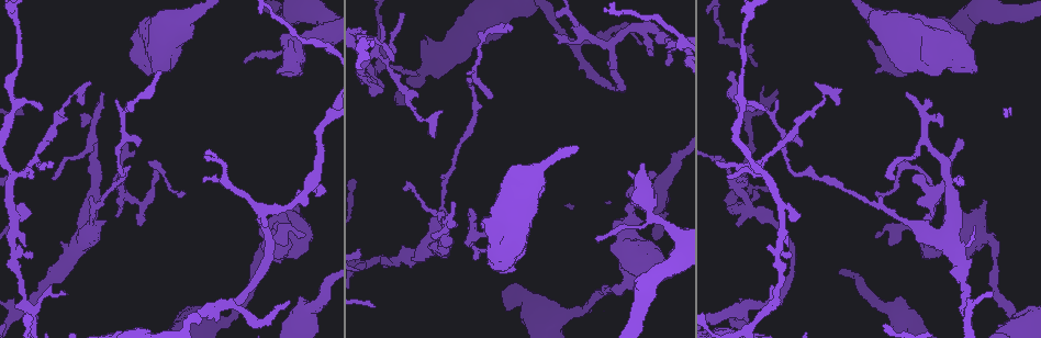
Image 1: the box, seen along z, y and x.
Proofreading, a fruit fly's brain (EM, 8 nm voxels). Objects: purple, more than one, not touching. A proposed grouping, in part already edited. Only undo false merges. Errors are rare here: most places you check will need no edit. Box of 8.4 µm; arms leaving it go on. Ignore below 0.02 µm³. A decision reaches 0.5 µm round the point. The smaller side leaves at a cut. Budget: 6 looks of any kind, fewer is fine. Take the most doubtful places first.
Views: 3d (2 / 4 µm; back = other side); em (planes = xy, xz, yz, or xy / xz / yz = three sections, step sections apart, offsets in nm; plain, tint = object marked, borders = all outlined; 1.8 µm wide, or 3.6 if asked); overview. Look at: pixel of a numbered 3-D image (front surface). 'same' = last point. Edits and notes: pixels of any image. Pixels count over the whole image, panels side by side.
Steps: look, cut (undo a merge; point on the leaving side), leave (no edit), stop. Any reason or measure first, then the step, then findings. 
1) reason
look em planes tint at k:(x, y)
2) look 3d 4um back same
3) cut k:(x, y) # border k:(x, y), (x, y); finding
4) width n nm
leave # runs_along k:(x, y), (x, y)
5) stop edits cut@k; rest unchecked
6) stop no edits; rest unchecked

branch point
look em planes tint at 1:(748, 303)

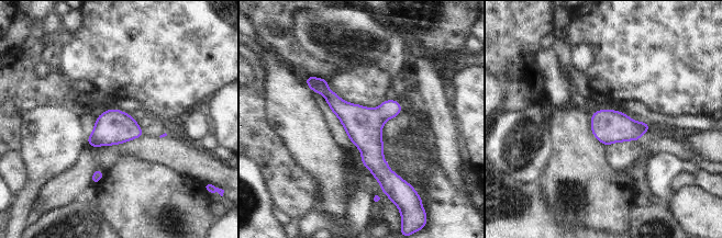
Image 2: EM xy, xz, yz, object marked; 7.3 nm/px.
leave # runs_along 2:(313, 79), (365, 132), (385, 184); one neuron here

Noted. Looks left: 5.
three arms meet
look em planes tint at 1:(369, 263)

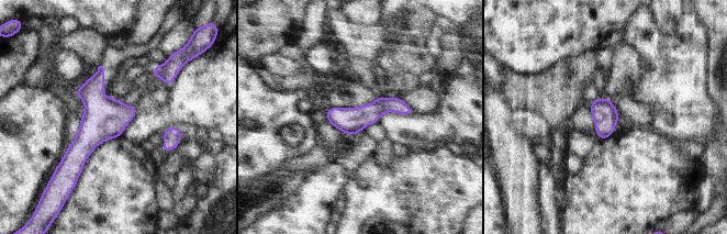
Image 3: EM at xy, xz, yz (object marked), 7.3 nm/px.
leave # all the same neuron

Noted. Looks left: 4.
abrupt turn
look 3d 2um at 1:(930, 184)

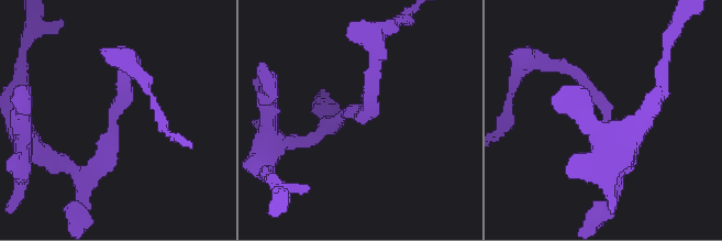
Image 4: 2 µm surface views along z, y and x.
look em yz step 8 tint at 4:(114, 114)

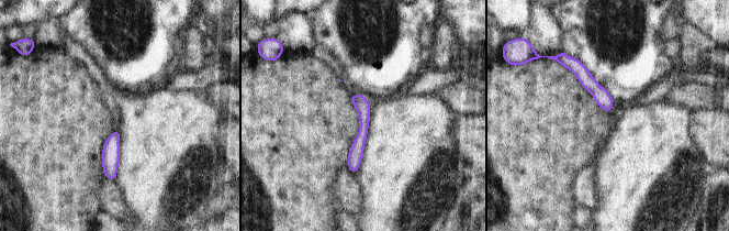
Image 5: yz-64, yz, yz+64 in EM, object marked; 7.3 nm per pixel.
look em planes tint same

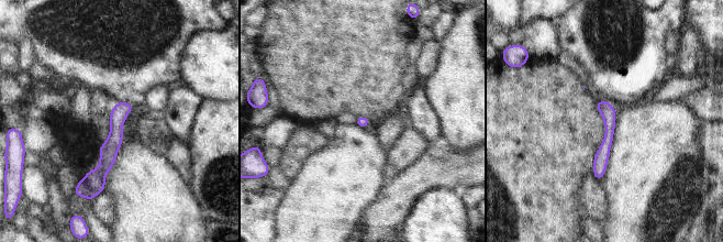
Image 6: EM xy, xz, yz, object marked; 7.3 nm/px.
leave # runs_along 6:(125, 105), (100, 185); one neuron here

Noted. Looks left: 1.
stop no edits; rest unchecked

